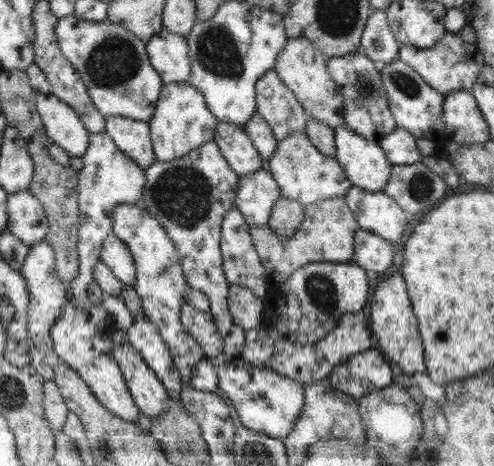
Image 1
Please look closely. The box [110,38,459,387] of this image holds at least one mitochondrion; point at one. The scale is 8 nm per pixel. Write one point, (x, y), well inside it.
(183, 195)

